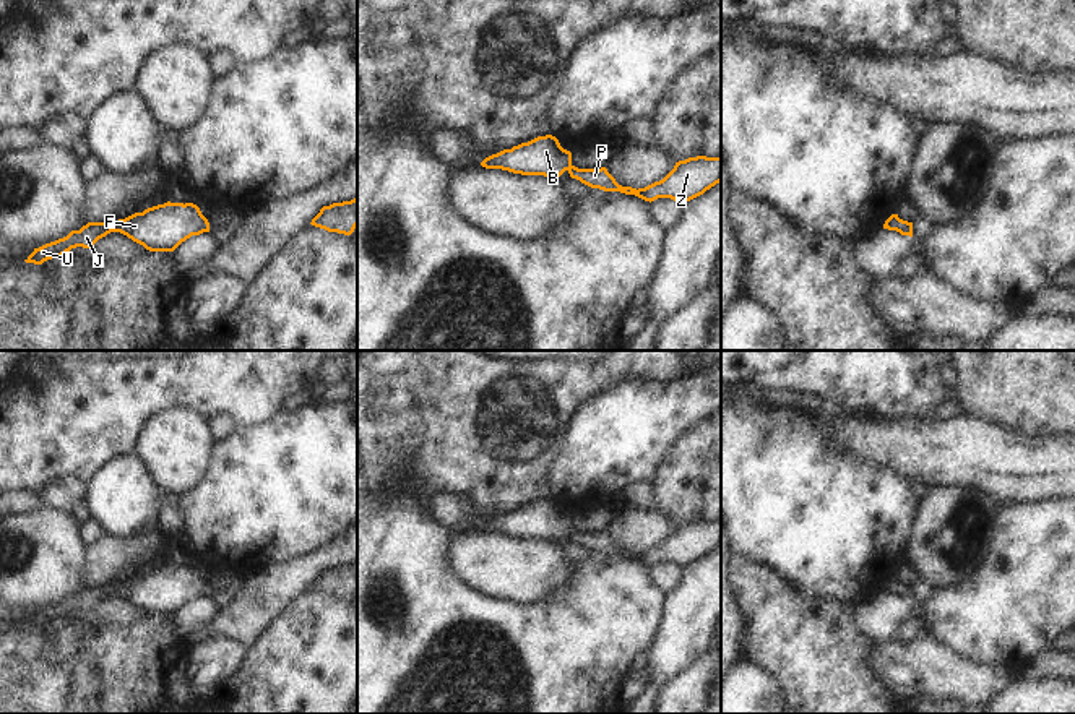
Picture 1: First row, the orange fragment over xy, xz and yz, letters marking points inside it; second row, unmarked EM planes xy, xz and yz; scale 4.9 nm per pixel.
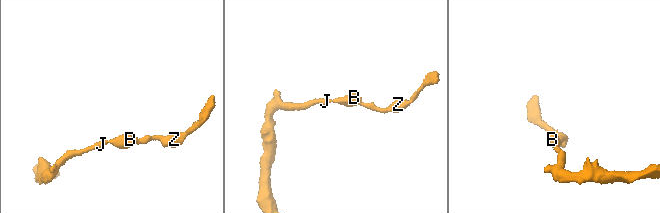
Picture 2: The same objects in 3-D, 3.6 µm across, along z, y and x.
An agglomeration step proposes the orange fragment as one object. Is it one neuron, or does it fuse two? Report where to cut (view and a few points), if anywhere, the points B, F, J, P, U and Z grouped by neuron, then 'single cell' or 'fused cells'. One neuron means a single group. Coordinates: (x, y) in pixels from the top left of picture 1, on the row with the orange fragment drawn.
no cut | B F J P U Z | single cell

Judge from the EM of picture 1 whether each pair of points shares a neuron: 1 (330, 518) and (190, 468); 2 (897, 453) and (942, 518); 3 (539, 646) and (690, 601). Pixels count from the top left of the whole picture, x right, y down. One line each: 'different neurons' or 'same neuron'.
1: different neurons
2: different neurons
3: different neurons

